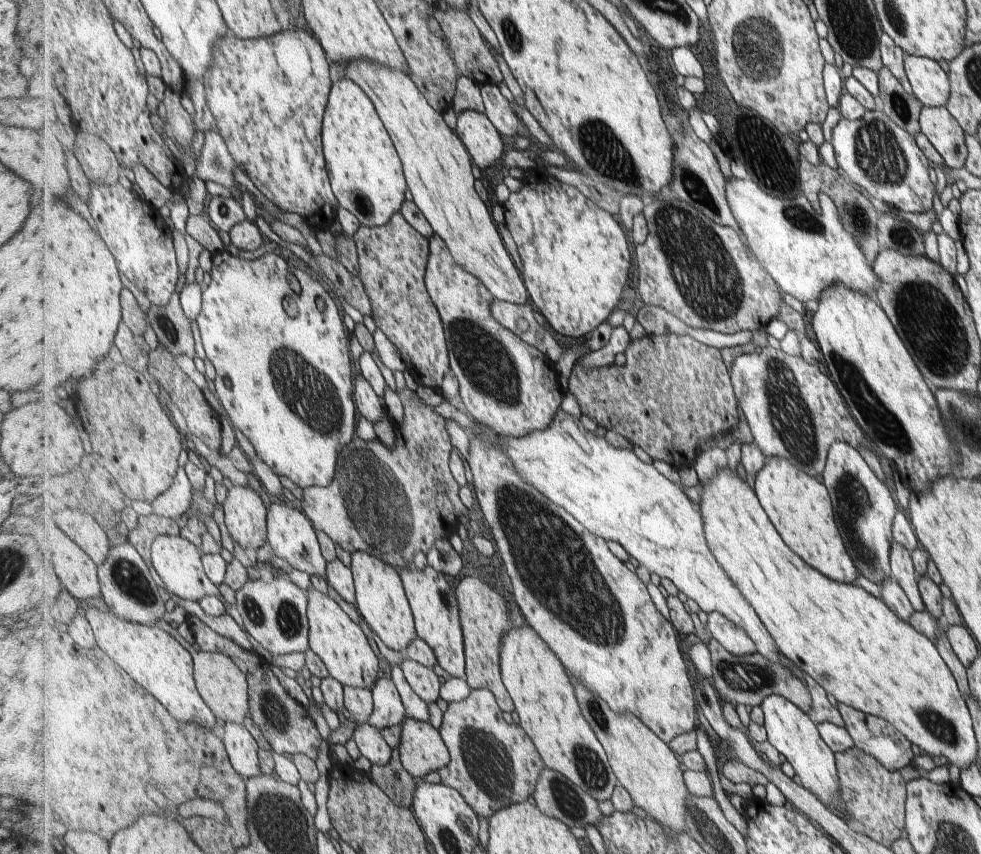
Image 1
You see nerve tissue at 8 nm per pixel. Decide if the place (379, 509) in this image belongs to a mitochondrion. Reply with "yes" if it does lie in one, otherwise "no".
yes

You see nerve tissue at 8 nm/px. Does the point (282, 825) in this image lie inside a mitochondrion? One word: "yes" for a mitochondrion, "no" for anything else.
yes

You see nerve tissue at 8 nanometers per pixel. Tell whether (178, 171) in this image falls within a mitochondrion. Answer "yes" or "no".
no

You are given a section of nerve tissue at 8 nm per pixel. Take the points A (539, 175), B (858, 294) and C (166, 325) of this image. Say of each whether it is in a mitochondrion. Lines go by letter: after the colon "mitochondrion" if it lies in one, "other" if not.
A: other
B: other
C: mitochondrion

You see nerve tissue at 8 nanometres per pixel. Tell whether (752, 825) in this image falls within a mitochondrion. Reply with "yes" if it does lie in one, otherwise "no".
no

